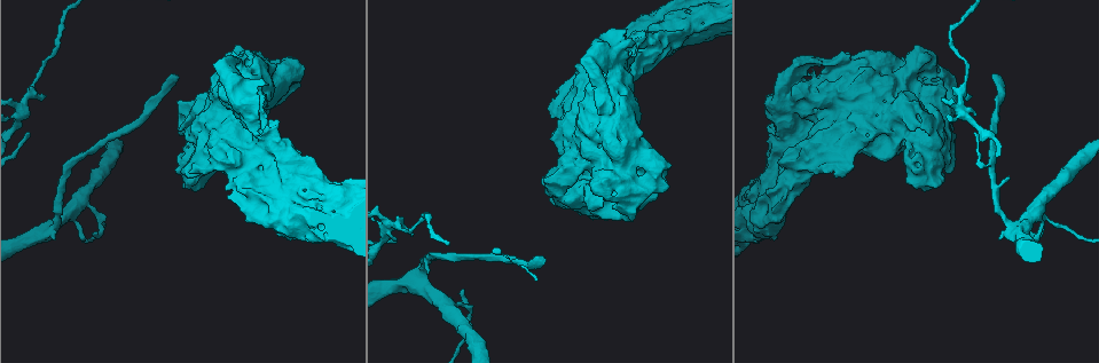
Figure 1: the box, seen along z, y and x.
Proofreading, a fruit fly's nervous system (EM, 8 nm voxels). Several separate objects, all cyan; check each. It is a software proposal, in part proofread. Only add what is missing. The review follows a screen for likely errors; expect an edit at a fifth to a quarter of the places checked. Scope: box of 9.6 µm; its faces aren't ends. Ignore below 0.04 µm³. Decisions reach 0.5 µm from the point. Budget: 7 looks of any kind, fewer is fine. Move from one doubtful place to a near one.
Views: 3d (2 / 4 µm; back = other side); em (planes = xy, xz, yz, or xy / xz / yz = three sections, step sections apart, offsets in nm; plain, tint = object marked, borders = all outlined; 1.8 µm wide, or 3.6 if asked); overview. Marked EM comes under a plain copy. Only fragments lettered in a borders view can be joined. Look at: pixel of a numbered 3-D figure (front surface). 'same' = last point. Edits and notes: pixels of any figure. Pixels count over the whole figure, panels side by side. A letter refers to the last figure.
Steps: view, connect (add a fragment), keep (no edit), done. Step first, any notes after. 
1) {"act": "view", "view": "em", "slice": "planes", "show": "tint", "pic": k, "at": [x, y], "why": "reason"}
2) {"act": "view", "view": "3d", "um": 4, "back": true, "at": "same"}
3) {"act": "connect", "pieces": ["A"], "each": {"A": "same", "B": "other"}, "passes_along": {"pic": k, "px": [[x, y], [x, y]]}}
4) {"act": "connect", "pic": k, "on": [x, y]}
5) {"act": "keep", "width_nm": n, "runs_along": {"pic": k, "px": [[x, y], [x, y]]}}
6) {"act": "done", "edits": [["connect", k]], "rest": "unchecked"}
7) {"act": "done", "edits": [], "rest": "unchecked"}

{"act": "view", "view": "3d", "um": 4, "pic": 1, "at": [83, 239], "why": "an open end"}

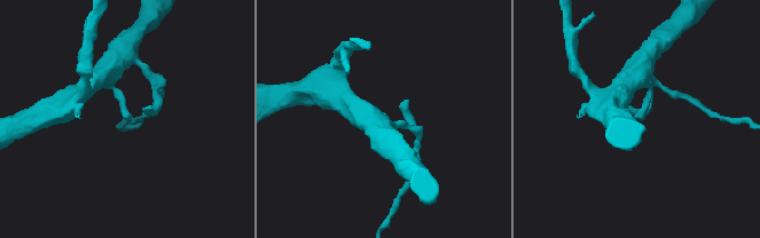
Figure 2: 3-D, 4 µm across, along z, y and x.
{"act": "view", "view": "em", "slice": "planes", "show": "borders", "pic": 2, "at": [643, 118]}

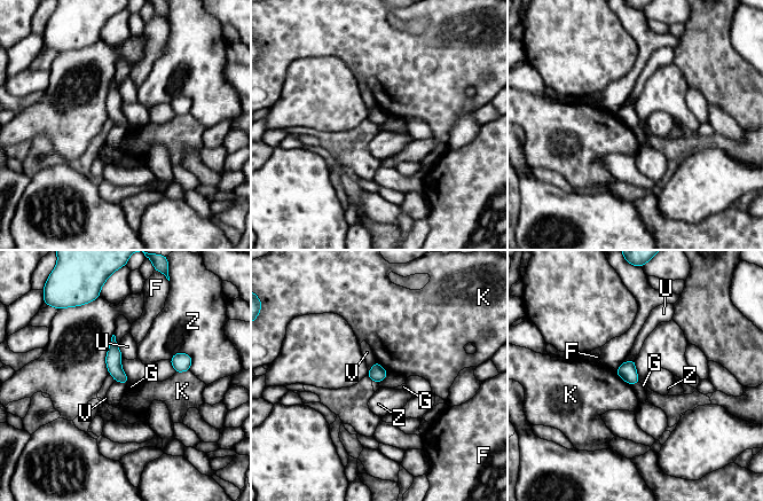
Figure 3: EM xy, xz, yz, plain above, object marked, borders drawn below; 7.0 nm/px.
{"act": "keep", "longest_contact_nm": ["Z", 170], "each": {"F": "other", "G": "other", "K": "other", "U": "other", "V": "other", "Z": "other"}, "border": {"pic": 3, "px": [[116, 381], [126, 384]]}, "found": "none of them fits"}

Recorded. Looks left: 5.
{"act": "view", "view": "3d", "um": 2, "pic": 1, "at": [544, 258], "why": "an open end"}

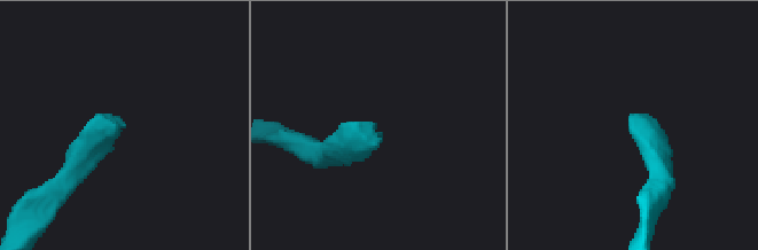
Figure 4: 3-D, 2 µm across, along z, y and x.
{"act": "view", "view": "em", "slice": "planes", "show": "borders", "pic": 4, "at": [631, 126], "why": "now the EM"}

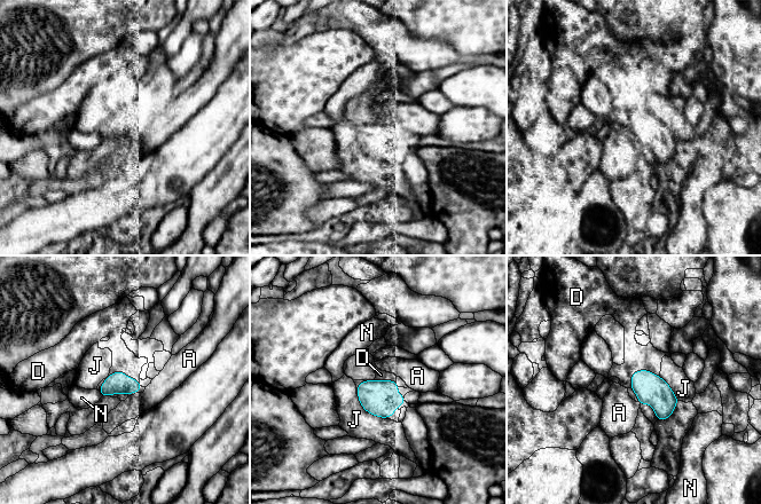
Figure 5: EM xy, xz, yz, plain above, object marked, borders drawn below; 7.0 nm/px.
{"act": "keep", "width_nm": 150, "longest_contact_nm": ["D", 300], "each": {"A": "other", "D": "other", "J": "other", "N": "other"}, "found": "none of them fits"}

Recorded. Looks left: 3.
{"act": "view", "view": "em", "slice": "xy", "step": 4, "show": "tint", "pic": 1, "at": [820, 61], "why": "touches itself"}

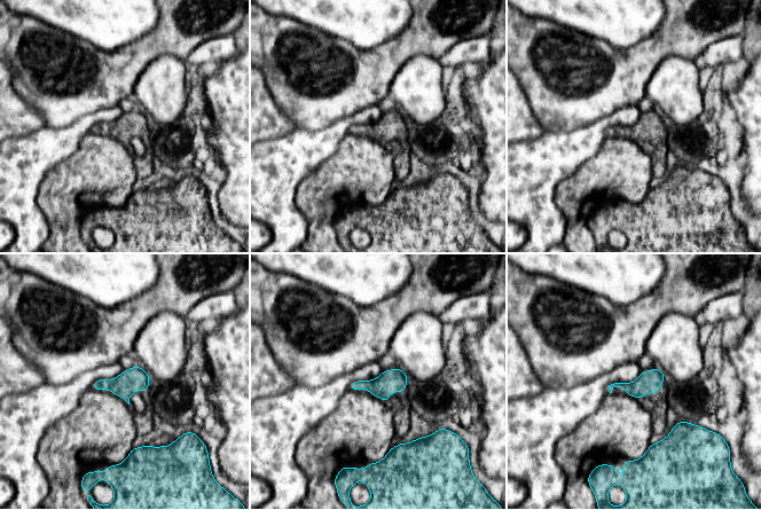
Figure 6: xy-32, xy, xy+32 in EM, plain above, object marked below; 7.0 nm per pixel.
{"act": "view", "view": "em", "slice": "planes", "show": "borders", "at": "same"}

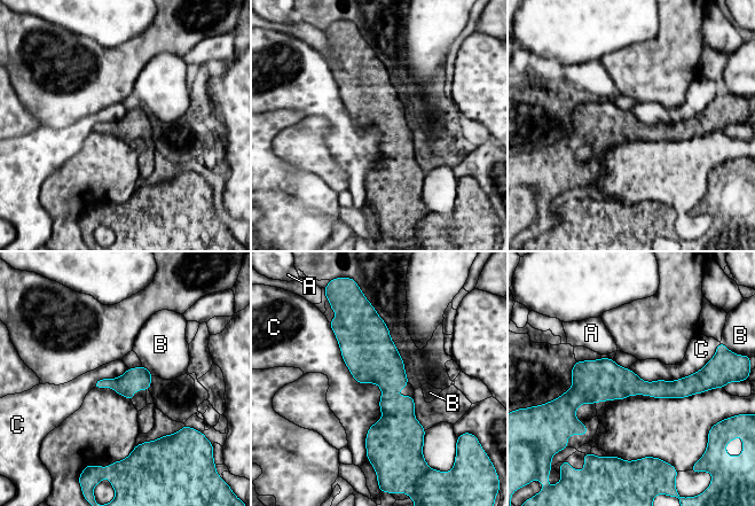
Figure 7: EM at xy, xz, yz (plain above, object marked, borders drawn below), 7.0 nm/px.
{"act": "keep", "longest_contact_nm": ["C", 1000], "each": {"A": "other", "B": "other", "C": "other"}, "found": "none of them fits"}

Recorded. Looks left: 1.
{"act": "done", "edits": [], "rest": "unchecked"}

